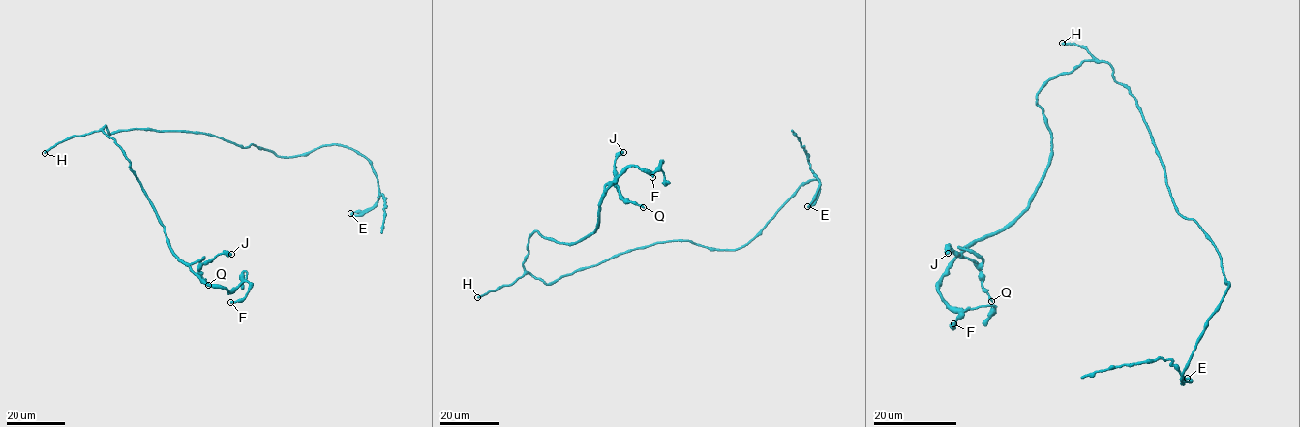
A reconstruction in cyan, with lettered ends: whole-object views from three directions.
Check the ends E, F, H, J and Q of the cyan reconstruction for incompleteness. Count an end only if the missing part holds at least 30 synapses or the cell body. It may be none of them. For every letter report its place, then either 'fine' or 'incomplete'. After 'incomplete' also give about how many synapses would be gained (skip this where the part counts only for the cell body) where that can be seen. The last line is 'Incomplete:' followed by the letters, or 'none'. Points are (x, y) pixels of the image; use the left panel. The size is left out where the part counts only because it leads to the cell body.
E: at (350, 213); fine
F: at (230, 302); fine
H: at (45, 153); incomplete; about 250 synapses
J: at (231, 254); fine
Q: at (208, 285); fine
Incomplete: H

